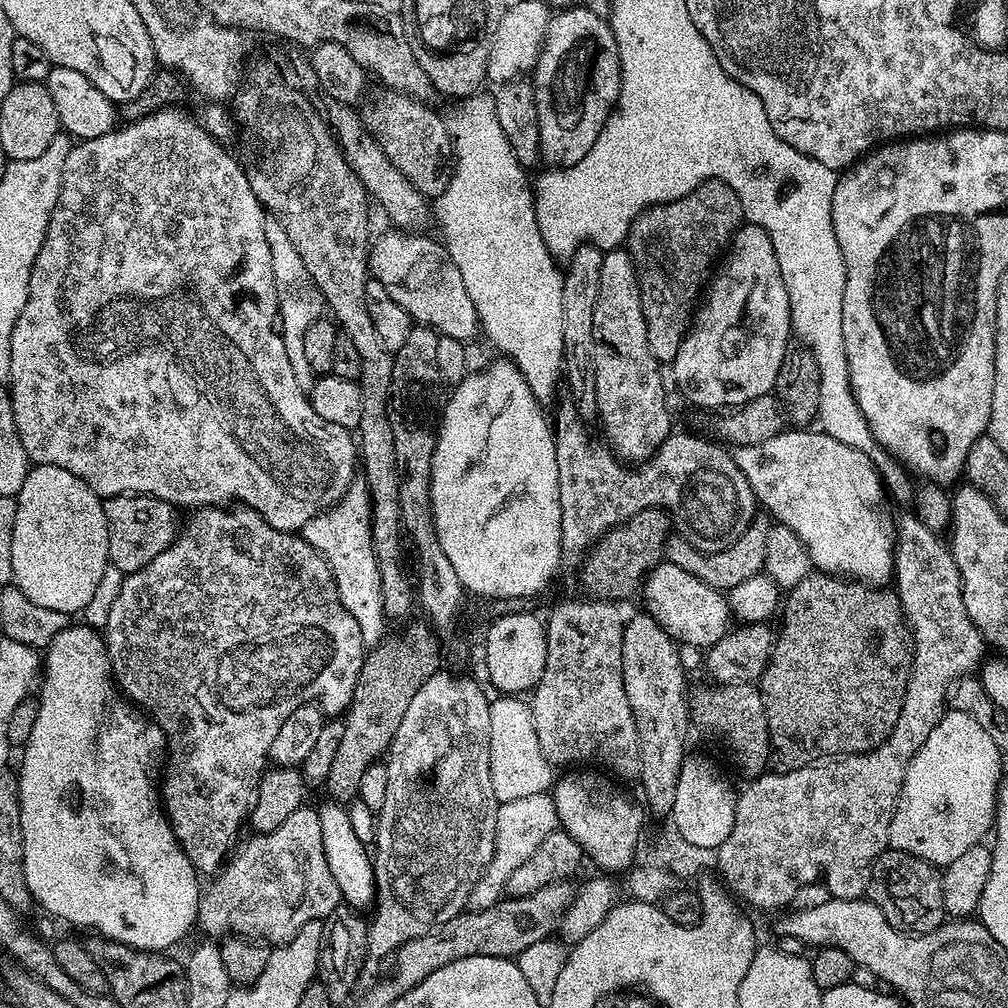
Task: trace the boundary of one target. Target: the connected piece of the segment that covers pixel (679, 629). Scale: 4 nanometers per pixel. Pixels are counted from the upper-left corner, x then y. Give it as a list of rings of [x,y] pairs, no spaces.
[[[667,562],[657,564],[644,577],[643,596],[645,604],[643,604],[643,607],[648,615],[654,618],[654,622],[658,622],[658,626],[662,626],[662,630],[666,630],[666,634],[670,634],[670,638],[676,641],[677,645],[685,646],[684,644],[689,644],[692,648],[707,650],[730,631],[730,623],[728,624],[730,609],[727,595],[721,589],[712,588],[706,582],[694,578],[694,574],[686,574],[686,570],[682,570],[682,566],[674,566]]]

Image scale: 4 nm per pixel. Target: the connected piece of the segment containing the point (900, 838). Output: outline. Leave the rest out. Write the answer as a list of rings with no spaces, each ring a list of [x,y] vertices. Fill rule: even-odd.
[[[945,711],[938,726],[930,730],[926,742],[922,742],[920,751],[914,754],[910,766],[906,770],[906,778],[902,782],[902,790],[898,798],[898,806],[894,810],[894,818],[890,822],[889,845],[895,851],[905,852],[925,860],[927,864],[943,866],[954,862],[954,858],[970,850],[970,846],[981,843],[984,835],[991,833],[996,819],[996,794],[1000,791],[1000,759],[1002,753],[999,746],[990,738],[970,714]]]

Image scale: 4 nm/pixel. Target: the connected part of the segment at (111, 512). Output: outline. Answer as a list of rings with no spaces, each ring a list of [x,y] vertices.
[[[110,496],[104,500],[104,513],[108,523],[108,559],[111,567],[123,574],[142,570],[162,550],[169,548],[178,535],[178,520],[173,505],[153,496]]]

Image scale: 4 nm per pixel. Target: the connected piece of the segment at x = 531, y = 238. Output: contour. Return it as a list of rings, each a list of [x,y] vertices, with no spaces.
[[[473,94],[463,97],[462,104],[464,109],[461,112],[447,113],[446,123],[448,132],[452,136],[452,150],[454,153],[454,167],[452,168],[452,177],[446,186],[443,194],[435,197],[434,200],[434,218],[440,222],[439,235],[442,237],[442,243],[447,248],[450,258],[458,266],[462,273],[462,283],[466,285],[466,294],[470,294],[470,302],[474,302],[474,310],[480,319],[480,326],[483,335],[488,335],[492,339],[492,344],[497,348],[497,353],[503,354],[513,364],[518,366],[518,370],[526,378],[534,398],[541,406],[555,405],[556,387],[561,387],[562,373],[564,370],[564,343],[562,342],[562,286],[564,285],[564,273],[557,257],[552,255],[551,250],[542,242],[542,234],[538,230],[538,218],[536,217],[536,201],[534,199],[534,188],[530,183],[530,176],[526,173],[525,165],[514,158],[514,150],[510,150],[510,142],[506,142],[506,133],[502,131],[502,125],[498,122],[498,114],[494,110],[494,95],[492,94]]]

